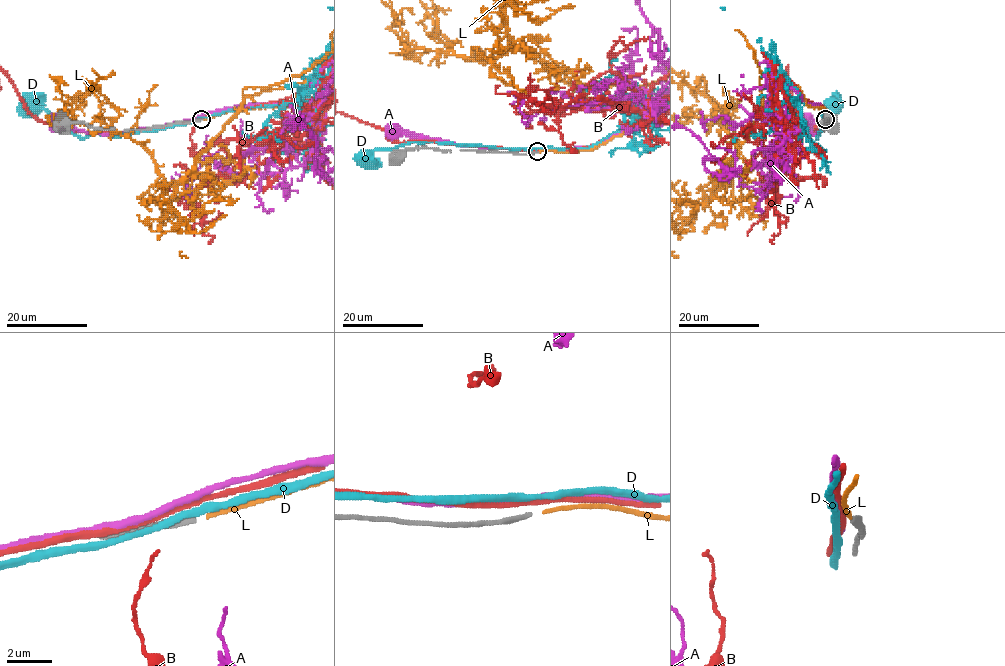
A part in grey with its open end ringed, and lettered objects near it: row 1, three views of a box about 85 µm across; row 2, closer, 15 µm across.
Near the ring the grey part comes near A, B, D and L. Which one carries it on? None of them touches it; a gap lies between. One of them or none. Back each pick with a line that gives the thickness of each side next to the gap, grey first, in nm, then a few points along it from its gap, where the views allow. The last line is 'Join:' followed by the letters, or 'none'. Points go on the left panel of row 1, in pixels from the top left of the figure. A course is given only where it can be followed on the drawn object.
L: 240/180 nm
Join: L

